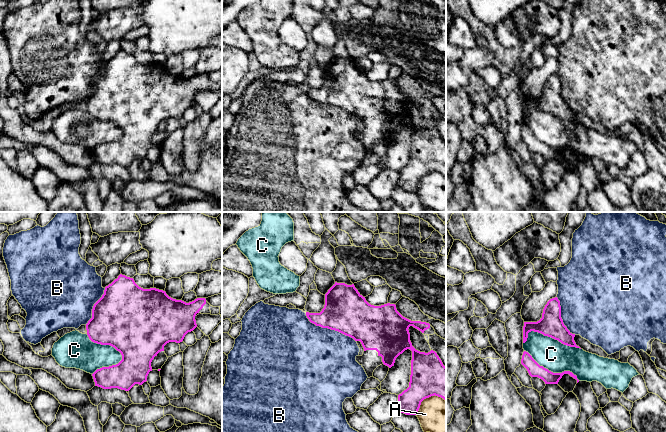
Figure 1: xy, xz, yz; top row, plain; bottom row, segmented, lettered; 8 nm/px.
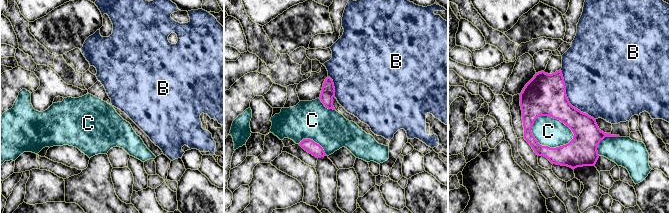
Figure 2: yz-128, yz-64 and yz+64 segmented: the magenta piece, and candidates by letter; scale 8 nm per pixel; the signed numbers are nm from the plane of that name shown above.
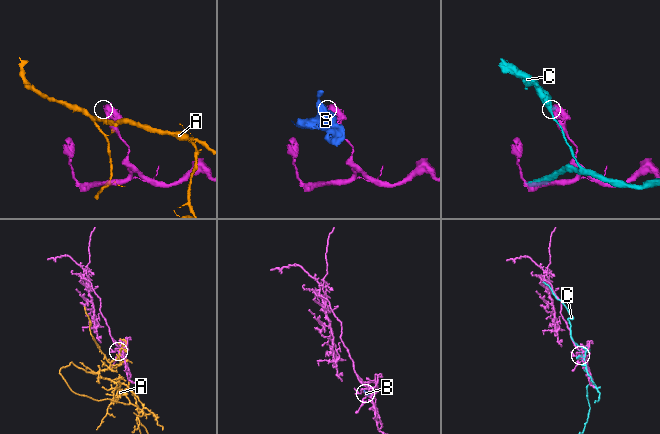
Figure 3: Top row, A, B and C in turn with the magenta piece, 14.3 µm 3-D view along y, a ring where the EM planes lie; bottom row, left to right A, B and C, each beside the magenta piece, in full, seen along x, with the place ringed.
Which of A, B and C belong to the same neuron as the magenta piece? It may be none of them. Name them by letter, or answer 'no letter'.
no letter

